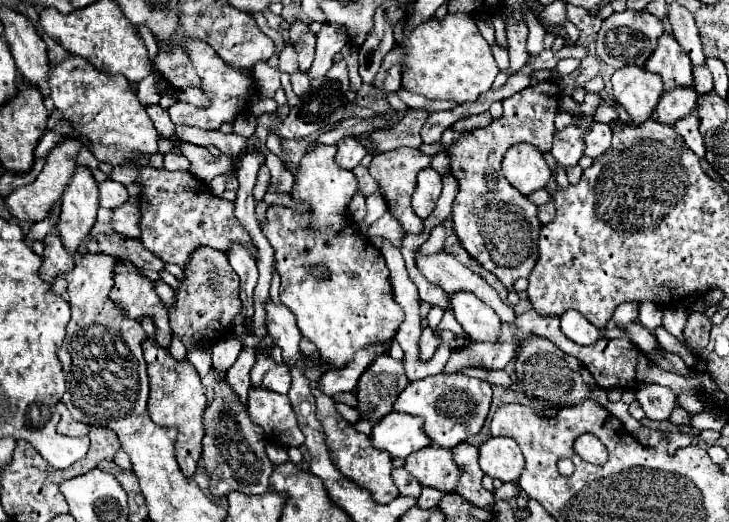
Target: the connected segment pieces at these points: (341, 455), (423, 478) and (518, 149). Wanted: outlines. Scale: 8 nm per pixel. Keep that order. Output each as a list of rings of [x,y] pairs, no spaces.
[[[312,383],[312,393],[316,397],[316,417],[324,427],[324,435],[326,435],[326,445],[328,445],[328,453],[332,463],[336,465],[338,471],[344,473],[344,477],[348,477],[350,481],[354,481],[358,487],[368,489],[374,497],[374,501],[378,503],[390,503],[398,497],[398,489],[390,477],[392,473],[392,457],[384,451],[378,451],[372,447],[370,437],[366,437],[364,433],[358,433],[348,421],[344,421],[336,409],[334,409],[334,399],[320,393],[316,383]]]
[[[428,445],[406,457],[404,469],[416,477],[422,487],[434,487],[442,493],[452,493],[460,479],[460,471],[454,465],[450,449],[434,445]]]
[[[516,143],[504,153],[502,171],[506,179],[526,197],[544,189],[552,177],[542,153],[526,143]]]

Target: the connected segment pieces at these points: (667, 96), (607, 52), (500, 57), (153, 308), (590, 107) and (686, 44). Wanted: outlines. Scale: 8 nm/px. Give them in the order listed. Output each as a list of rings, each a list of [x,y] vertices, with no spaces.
[[[694,87],[662,93],[656,105],[658,121],[664,125],[672,125],[676,119],[686,117],[696,107],[696,101],[698,101],[698,93],[694,91]]]
[[[624,11],[624,13],[614,13],[608,17],[598,35],[596,35],[596,53],[598,59],[604,63],[612,65],[614,69],[624,67],[624,65],[644,65],[646,59],[652,55],[658,37],[664,33],[662,21],[656,19],[648,11]]]
[[[494,45],[492,47],[492,53],[494,53],[494,59],[496,59],[496,65],[498,65],[498,69],[500,71],[506,71],[508,69],[508,51],[506,49],[502,49],[502,47],[498,47],[498,45]]]
[[[120,261],[114,269],[114,287],[112,301],[118,309],[124,311],[126,317],[140,321],[142,317],[150,317],[156,325],[156,343],[164,349],[172,343],[172,329],[168,325],[168,309],[160,301],[154,291],[154,283],[138,273],[132,263]]]
[[[588,91],[588,93],[586,93],[586,99],[584,99],[582,107],[580,107],[582,117],[592,117],[592,113],[590,113],[590,111],[594,111],[594,109],[600,105],[600,101],[602,101],[602,99],[600,99],[596,93]]]
[[[678,1],[668,5],[668,21],[672,25],[672,33],[676,41],[684,47],[684,51],[690,55],[692,65],[700,67],[704,65],[706,55],[702,55],[702,43],[698,37],[698,29],[694,23],[694,17],[684,5],[678,5]]]

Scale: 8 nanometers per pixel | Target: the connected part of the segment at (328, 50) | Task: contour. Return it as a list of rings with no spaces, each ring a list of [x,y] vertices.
[[[324,23],[322,31],[316,35],[316,57],[312,67],[306,71],[310,81],[316,81],[318,77],[324,77],[326,71],[332,65],[332,57],[348,43],[346,29],[342,25]]]

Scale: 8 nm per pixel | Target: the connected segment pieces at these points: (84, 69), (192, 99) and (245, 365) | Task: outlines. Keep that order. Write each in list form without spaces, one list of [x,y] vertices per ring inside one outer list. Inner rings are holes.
[[[68,57],[54,65],[50,75],[50,97],[54,107],[64,113],[64,119],[92,143],[92,153],[98,161],[124,165],[134,153],[158,153],[158,133],[150,121],[146,107],[140,105],[134,89],[124,75],[108,75],[98,71],[82,57]]]
[[[184,87],[182,91],[178,91],[178,99],[184,103],[192,103],[196,107],[202,107],[208,103],[208,99],[204,97],[204,93],[198,87]]]
[[[246,347],[240,353],[238,361],[226,373],[226,383],[230,383],[232,391],[236,393],[236,397],[240,397],[240,401],[244,405],[246,405],[246,397],[248,397],[248,389],[250,389],[250,369],[252,369],[254,361],[256,361],[254,351],[250,347]]]

